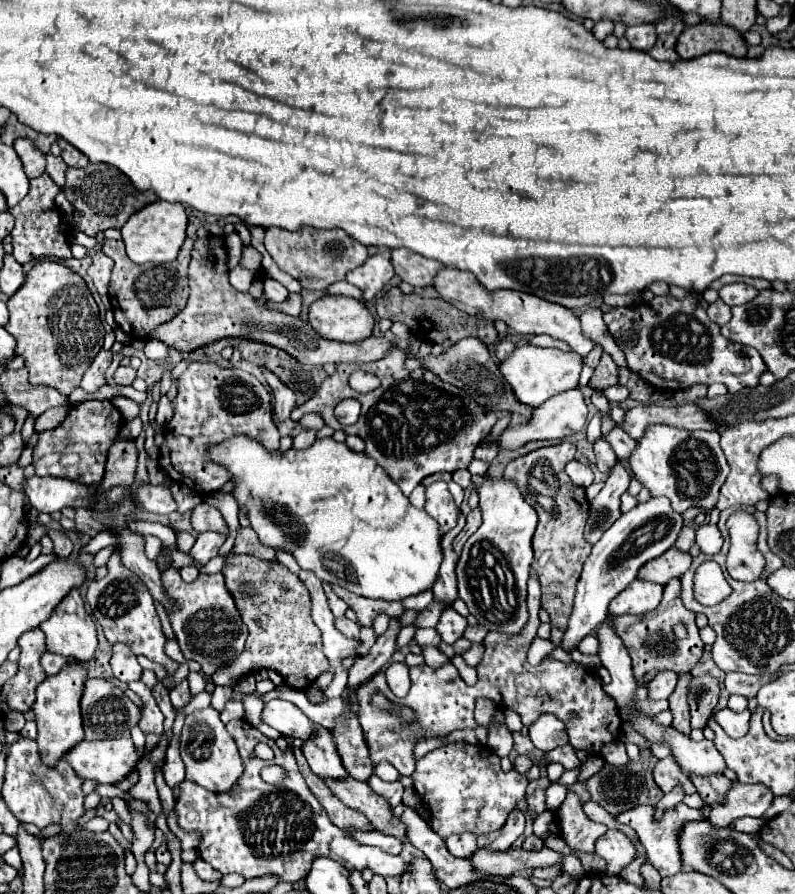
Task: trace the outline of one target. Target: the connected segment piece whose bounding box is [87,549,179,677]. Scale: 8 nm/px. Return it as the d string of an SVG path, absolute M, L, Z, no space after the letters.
M121 549L113 551L113 555L107 563L107 569L109 569L109 573L99 581L91 581L89 591L87 591L87 603L91 605L93 615L97 617L99 625L103 627L107 641L111 645L117 645L117 643L129 645L135 655L145 655L151 661L163 665L167 669L167 677L173 677L179 663L173 661L165 653L167 637L161 629L161 621L155 611L155 601L153 601L149 589L145 589L145 583L121 563Z

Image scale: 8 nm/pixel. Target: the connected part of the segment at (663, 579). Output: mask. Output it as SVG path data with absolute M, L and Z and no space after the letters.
M671 547L661 557L647 561L637 577L643 581L651 581L665 586L672 578L681 577L691 565L691 555L683 553L676 547Z

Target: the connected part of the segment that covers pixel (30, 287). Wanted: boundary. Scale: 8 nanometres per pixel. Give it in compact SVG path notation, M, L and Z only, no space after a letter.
M55 261L37 263L25 277L25 283L7 301L9 321L5 329L15 337L15 355L25 359L29 381L51 385L69 395L79 387L93 357L103 347L105 329L99 319L99 307L85 281L69 267Z

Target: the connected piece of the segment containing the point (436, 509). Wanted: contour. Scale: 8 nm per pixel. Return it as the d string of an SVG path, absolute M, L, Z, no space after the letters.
M435 481L427 487L427 505L425 511L439 523L441 533L445 535L457 523L457 507L453 503L453 495L445 481Z

